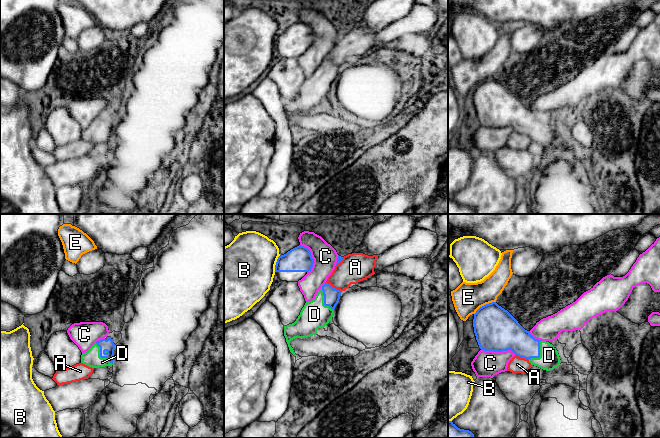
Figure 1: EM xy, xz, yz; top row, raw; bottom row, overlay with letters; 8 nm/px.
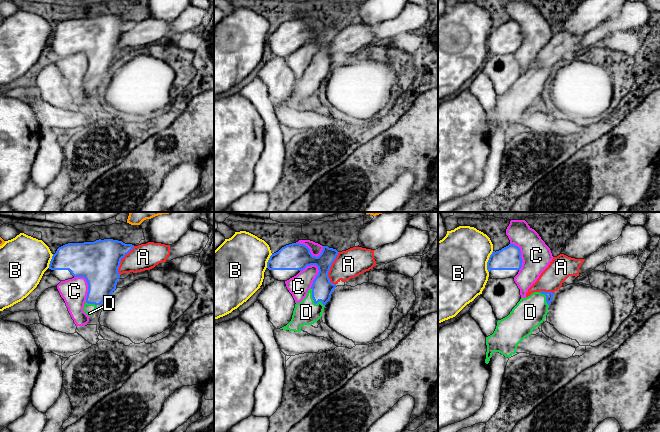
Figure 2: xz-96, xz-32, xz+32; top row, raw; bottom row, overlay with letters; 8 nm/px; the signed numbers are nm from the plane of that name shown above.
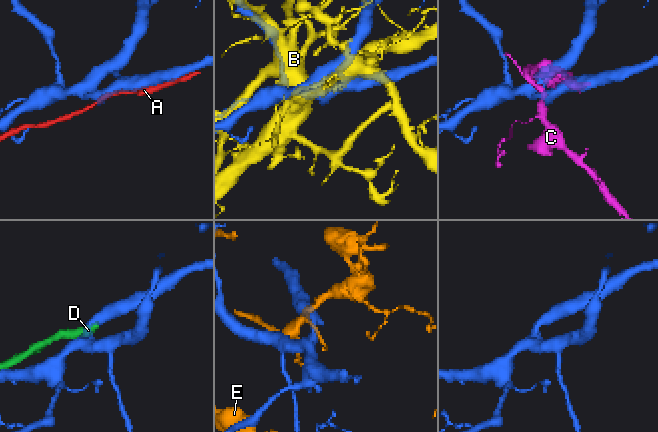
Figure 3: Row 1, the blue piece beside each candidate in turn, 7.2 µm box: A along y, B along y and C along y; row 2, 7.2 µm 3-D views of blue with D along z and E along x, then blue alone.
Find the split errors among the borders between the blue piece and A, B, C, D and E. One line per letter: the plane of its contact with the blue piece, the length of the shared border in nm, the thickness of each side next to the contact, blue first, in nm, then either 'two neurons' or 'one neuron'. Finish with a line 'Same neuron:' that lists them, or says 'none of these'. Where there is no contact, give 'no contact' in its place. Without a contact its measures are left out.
A: xz | 150 nm | 130/240 nm | two neurons
B: xz | 140 nm | 200/460 nm | two neurons
C: yz | 280 nm | 340/200 nm | two neurons
D: xy | 220 nm | 100/140 nm | one neuron
E: yz | 200 nm | 340/240 nm | two neurons
Same neuron: D

